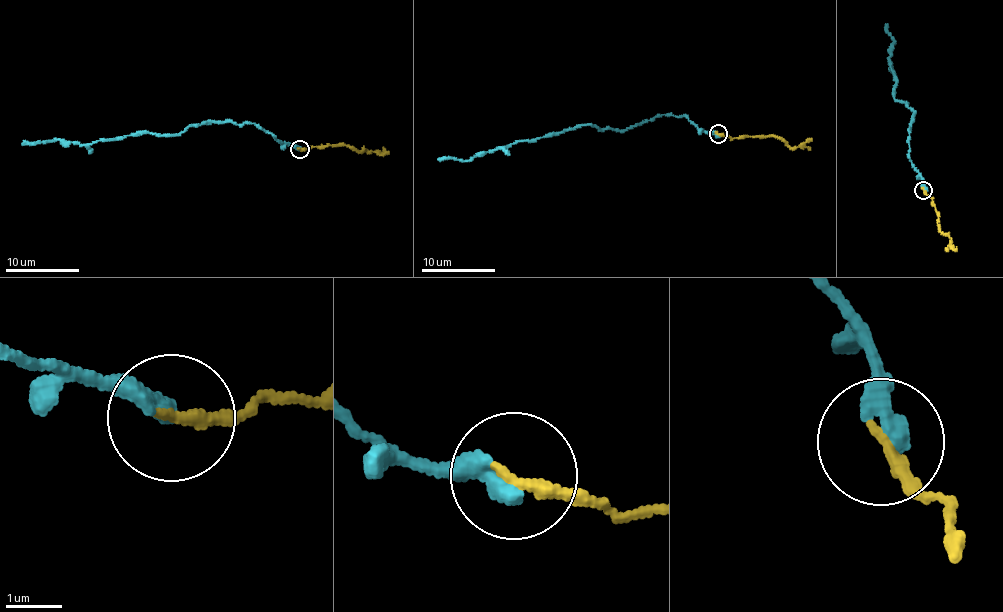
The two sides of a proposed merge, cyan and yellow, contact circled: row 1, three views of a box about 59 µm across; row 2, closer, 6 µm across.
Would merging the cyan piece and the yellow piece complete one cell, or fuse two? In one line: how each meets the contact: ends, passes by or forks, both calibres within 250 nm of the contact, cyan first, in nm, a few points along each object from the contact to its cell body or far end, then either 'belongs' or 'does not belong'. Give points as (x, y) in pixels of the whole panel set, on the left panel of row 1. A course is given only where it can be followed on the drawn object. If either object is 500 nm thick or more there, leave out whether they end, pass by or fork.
cyan ends there; yellow ends there; 400 nm thick on the cyan side, 240 nm on the other; cyan runs (299, 149), (253, 123), (212, 120), (187, 126), (178, 134), (148, 133), (79, 144), (52, 140), (22, 143); yellow runs (299, 149), (343, 144), (358, 150), (389, 152); belongs

